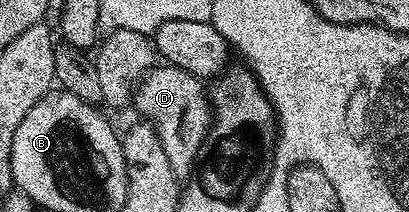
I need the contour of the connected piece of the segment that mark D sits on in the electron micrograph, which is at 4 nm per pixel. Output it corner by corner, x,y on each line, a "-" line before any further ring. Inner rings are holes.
156,66
140,80
139,87
135,89
133,108
157,130
157,138
161,138
165,158
169,158
169,166
173,166
175,177
180,182
186,181
197,167
199,149
204,147
207,129
211,127
213,119
208,93
199,77
191,76
180,68

